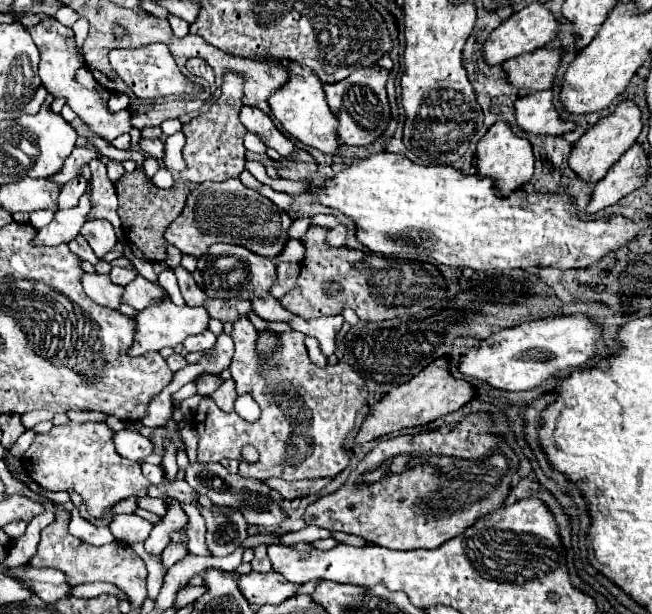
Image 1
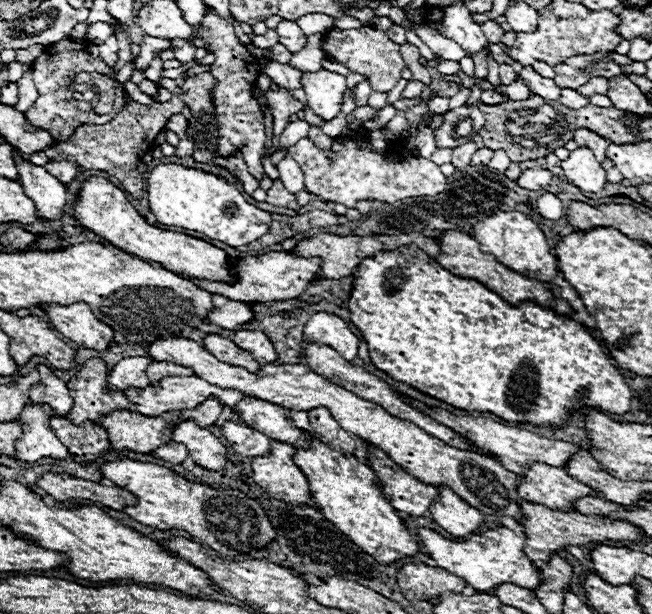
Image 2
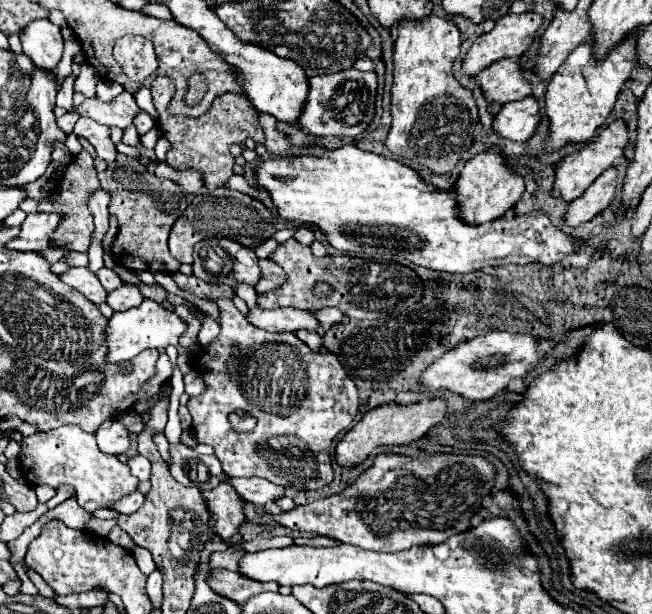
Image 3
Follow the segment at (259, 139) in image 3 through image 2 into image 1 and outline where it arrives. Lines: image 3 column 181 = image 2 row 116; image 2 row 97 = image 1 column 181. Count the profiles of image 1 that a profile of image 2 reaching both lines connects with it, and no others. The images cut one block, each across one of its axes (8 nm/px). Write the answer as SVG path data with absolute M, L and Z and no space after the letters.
M224 72L222 82L222 96L208 108L208 112L198 114L194 120L188 122L188 126L182 128L186 136L186 144L182 148L182 156L188 164L188 170L180 172L180 178L186 182L202 184L202 182L224 182L230 178L238 178L246 166L246 148L244 148L244 136L246 128L240 122L238 114L242 108L242 96L244 96L244 82L246 78L240 72Z

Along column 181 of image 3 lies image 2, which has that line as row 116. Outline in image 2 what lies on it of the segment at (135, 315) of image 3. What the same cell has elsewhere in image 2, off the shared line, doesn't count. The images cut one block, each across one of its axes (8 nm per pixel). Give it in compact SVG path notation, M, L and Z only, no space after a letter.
M330 70L308 72L302 76L304 92L308 98L308 106L320 116L324 122L336 118L342 108L342 98L346 92L346 78L342 74Z

